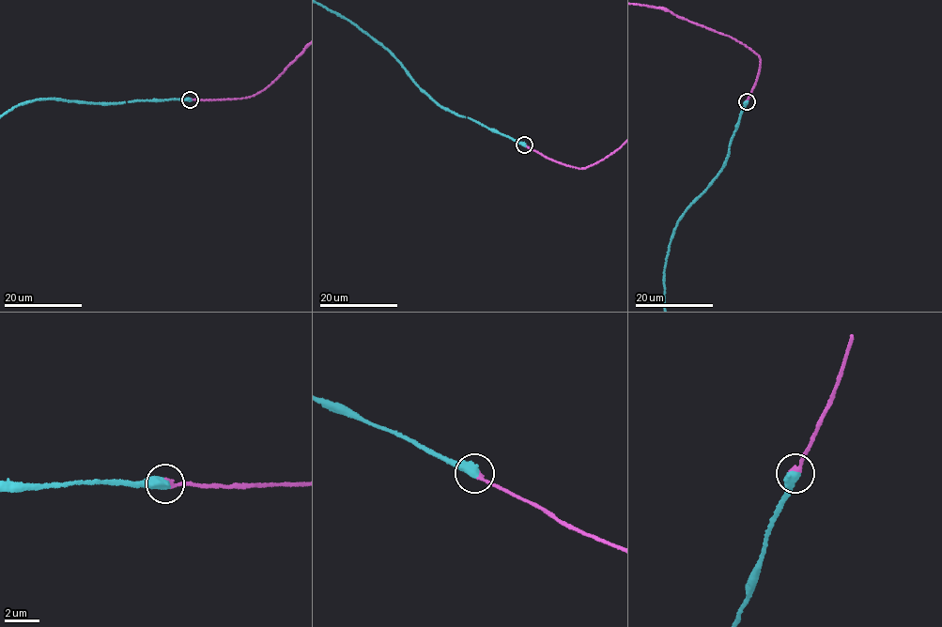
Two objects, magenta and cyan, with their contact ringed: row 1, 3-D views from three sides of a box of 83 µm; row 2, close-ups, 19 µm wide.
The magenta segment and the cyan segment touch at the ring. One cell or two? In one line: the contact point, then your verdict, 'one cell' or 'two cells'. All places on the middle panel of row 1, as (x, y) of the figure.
(524, 145) | one cell

